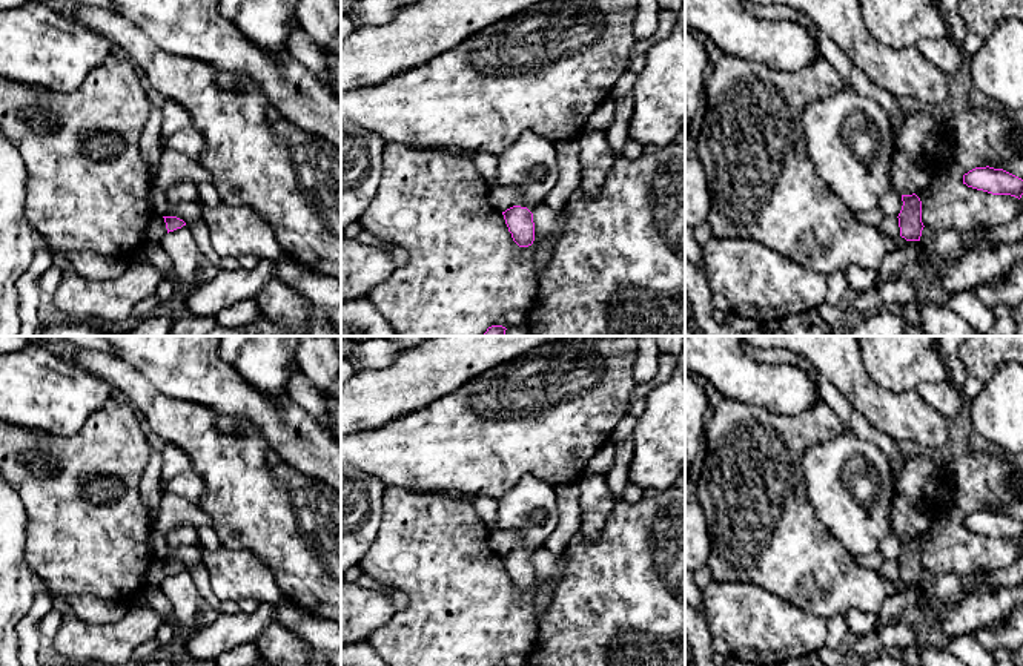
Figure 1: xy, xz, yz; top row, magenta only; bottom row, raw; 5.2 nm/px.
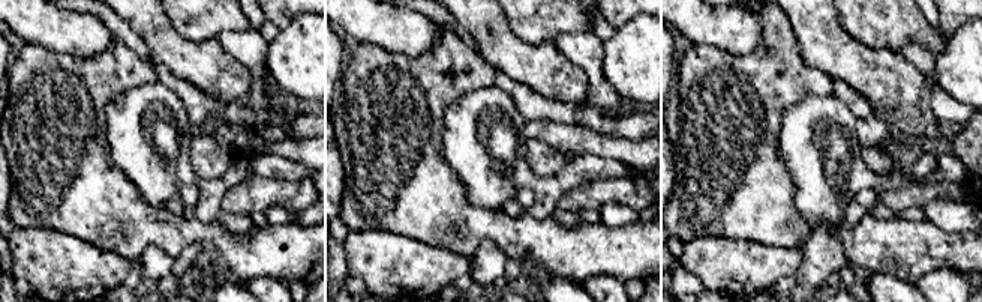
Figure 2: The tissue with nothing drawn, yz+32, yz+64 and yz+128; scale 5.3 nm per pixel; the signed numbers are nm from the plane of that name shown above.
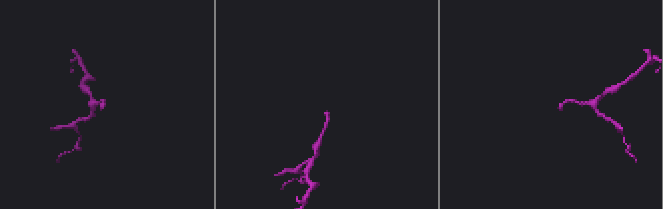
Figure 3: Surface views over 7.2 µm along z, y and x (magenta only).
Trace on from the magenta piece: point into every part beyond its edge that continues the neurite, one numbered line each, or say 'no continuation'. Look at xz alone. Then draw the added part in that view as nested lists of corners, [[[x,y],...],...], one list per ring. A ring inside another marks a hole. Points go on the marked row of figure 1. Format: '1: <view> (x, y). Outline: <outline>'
1: xz (529, 164). Outline: [[[524,130],[498,155],[498,184],[513,187],[519,195],[518,206],[531,213],[544,204],[558,176],[555,143],[533,130]]]

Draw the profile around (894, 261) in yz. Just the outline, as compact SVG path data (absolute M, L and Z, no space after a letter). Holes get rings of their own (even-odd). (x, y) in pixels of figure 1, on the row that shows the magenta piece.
M908 244L903 249L889 252L883 261L880 269L877 270L876 287L882 287L889 282L899 272L909 262L914 262L919 258L919 246Z

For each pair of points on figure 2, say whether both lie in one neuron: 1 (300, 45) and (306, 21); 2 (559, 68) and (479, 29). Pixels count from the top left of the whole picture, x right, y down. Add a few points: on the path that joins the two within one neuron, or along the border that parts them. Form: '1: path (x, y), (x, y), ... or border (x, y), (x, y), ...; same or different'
1: path (306, 39), (306, 27); same
2: path (540, 66), (513, 57), (498, 44); same

